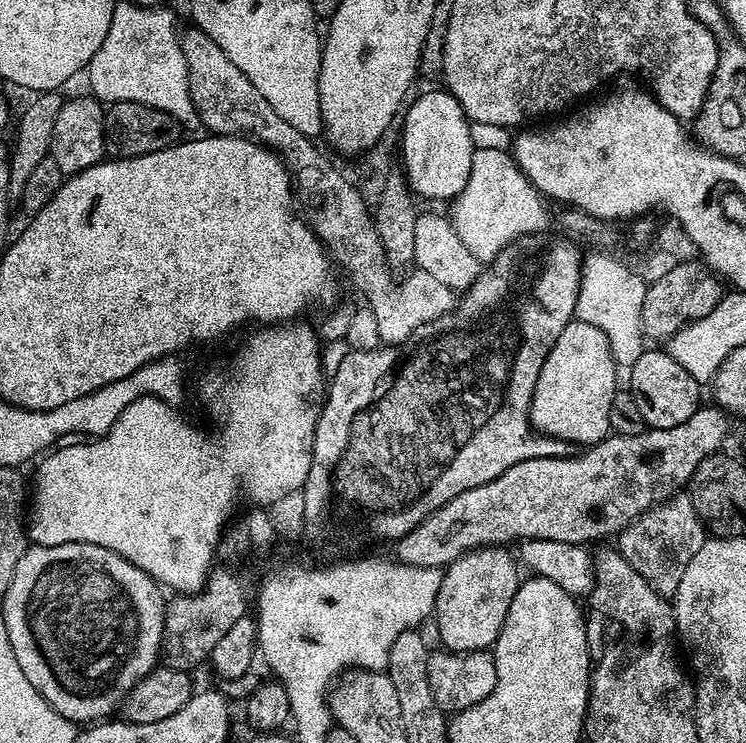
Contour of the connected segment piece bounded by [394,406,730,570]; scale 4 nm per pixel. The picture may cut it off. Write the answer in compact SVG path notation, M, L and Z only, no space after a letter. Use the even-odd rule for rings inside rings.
M701 406L690 419L682 422L682 426L648 428L632 437L609 434L596 444L577 451L574 456L530 458L518 462L518 466L510 466L510 470L498 478L450 498L446 506L430 513L410 530L410 534L395 541L395 559L410 566L443 570L467 552L476 552L480 548L512 546L512 543L532 539L591 546L595 540L604 540L607 536L619 537L620 531L630 527L642 514L677 495L683 489L680 487L691 481L700 463L723 449L720 447L728 436L728 420L729 413L723 408Z

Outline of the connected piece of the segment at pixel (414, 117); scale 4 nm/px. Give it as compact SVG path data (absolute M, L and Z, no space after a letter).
M447 90L424 92L414 100L403 113L404 129L400 132L400 152L404 155L402 169L408 186L417 197L451 202L470 178L474 149L470 142L469 118Z

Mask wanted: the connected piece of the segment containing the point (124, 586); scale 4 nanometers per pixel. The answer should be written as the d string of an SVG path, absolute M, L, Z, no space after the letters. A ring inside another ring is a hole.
M79 542L59 544L58 546L38 544L29 546L24 551L18 562L18 570L14 570L14 578L10 582L10 586L2 593L2 600L4 600L2 619L6 622L6 634L10 638L14 658L18 658L18 666L22 666L22 674L26 674L30 686L34 686L34 690L38 690L38 694L42 694L42 698L46 698L46 702L50 706L54 706L54 710L58 710L58 714L62 714L66 719L75 722L77 725L84 726L89 722L100 722L111 717L113 715L111 712L115 708L117 711L123 705L125 698L130 694L130 690L134 690L138 681L146 678L152 673L152 669L157 667L158 657L161 655L164 642L166 596L163 596L163 594L165 595L161 585L150 579L142 570L138 570L138 566L134 566L126 558L114 554L114 550L106 550L102 546Z

